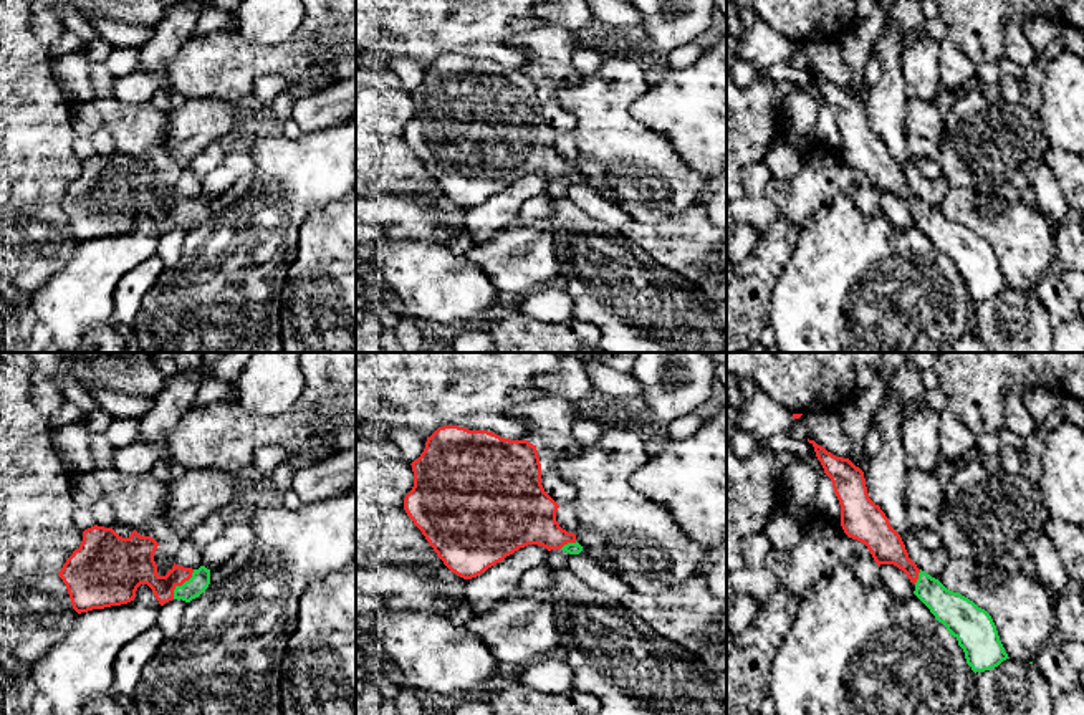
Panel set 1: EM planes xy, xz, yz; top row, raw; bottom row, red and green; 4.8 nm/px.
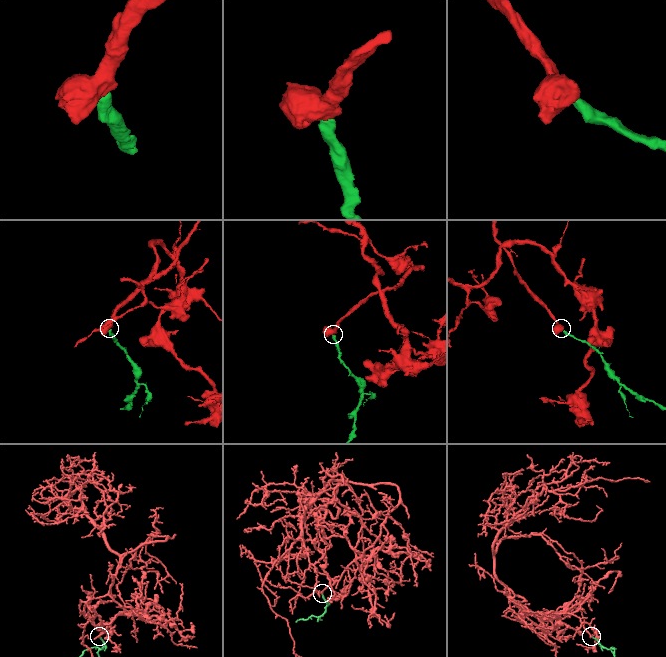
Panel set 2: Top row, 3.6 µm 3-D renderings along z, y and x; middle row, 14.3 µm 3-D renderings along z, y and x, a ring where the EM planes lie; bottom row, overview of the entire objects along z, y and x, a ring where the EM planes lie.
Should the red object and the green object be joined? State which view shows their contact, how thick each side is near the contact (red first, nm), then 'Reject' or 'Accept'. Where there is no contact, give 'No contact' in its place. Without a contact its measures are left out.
Touches red in xy. Thickness 200 nm (red) against 100 nm. Accept

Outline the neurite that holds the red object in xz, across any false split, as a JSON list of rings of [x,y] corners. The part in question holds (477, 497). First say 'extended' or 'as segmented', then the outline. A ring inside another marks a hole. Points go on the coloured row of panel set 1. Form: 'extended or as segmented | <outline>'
extended | [[[444,425],[427,437],[424,452],[410,465],[414,487],[404,498],[404,510],[457,576],[477,578],[528,545],[548,551],[563,549],[569,554],[583,551],[576,535],[556,521],[559,505],[541,485],[538,450],[528,440]]]

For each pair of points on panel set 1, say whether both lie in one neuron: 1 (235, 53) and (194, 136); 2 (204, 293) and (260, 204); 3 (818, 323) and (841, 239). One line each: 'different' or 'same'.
1: different
2: same
3: same

